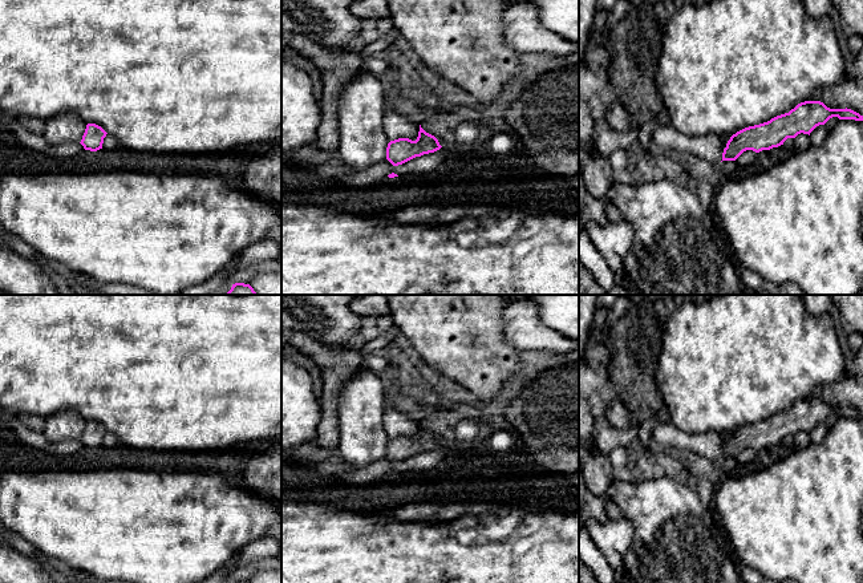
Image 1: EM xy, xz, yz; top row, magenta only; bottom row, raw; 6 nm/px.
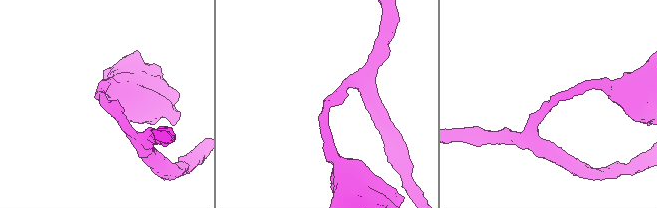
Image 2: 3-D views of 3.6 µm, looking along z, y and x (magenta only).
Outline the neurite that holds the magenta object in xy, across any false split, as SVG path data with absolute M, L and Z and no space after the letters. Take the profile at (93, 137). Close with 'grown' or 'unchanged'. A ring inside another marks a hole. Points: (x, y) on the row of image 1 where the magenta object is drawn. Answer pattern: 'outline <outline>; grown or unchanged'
outline M88 124L80 143L85 150L97 151L102 149L106 134L108 133L101 126L96 124Z; unchanged

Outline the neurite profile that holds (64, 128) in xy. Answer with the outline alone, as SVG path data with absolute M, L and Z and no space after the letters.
M58 114L46 120L44 138L50 145L81 142L85 129L86 124L78 114Z

